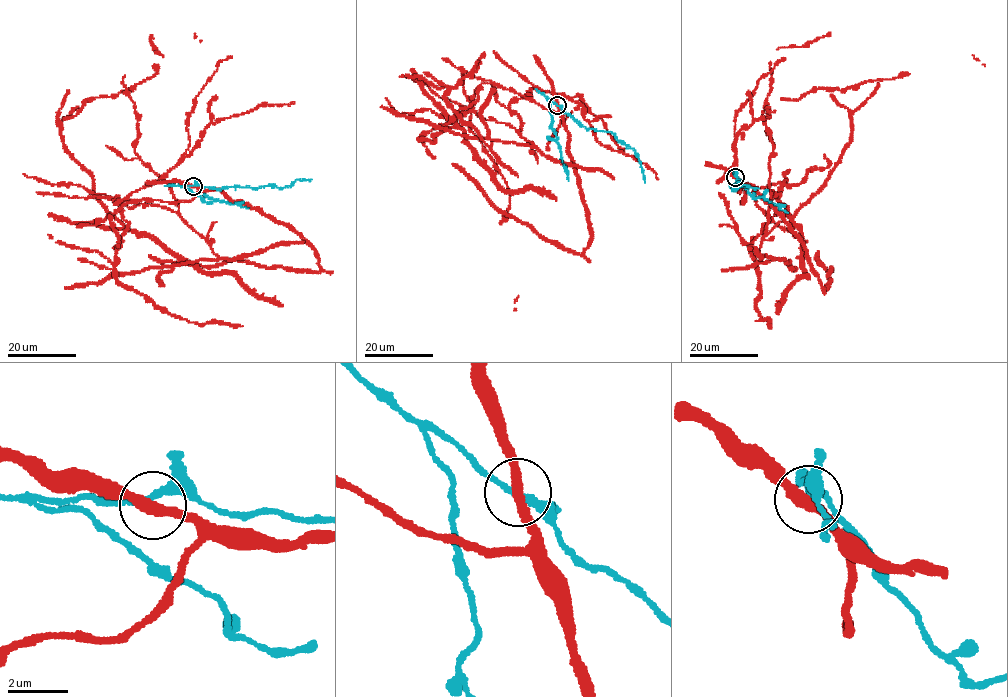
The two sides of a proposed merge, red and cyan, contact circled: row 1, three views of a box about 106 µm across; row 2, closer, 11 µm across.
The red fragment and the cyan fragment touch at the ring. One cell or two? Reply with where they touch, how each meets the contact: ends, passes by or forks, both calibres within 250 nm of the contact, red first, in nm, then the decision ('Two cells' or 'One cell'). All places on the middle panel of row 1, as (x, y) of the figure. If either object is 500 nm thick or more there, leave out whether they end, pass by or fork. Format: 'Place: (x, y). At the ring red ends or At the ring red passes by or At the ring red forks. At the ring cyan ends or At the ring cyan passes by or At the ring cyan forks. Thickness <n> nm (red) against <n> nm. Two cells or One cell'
Place: (557, 105). At the ring red passes by. At the ring cyan passes by. Thickness 320 nm (red) against 190 nm. Two cells

